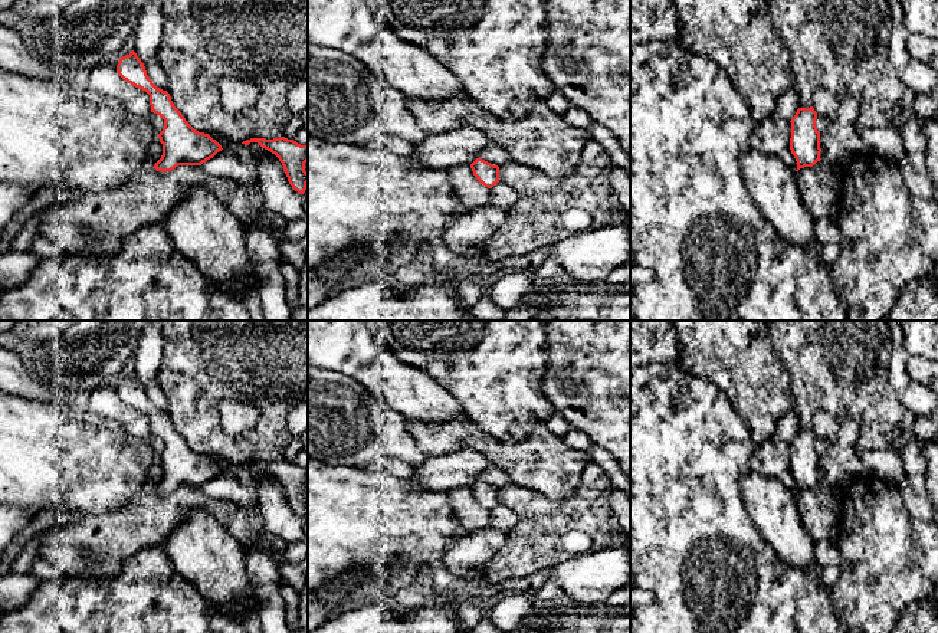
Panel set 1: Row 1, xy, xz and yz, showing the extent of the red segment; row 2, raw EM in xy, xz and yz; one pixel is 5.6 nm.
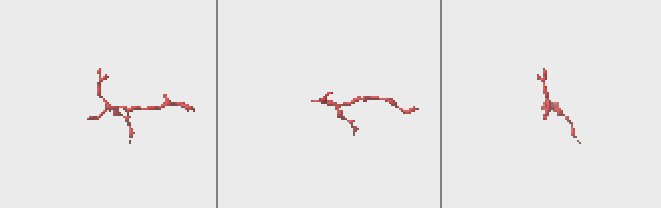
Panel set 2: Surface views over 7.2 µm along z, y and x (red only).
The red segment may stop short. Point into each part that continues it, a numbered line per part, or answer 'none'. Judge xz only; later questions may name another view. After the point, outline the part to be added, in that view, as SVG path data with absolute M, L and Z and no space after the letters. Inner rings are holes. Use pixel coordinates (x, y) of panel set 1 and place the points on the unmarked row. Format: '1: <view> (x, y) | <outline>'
none

